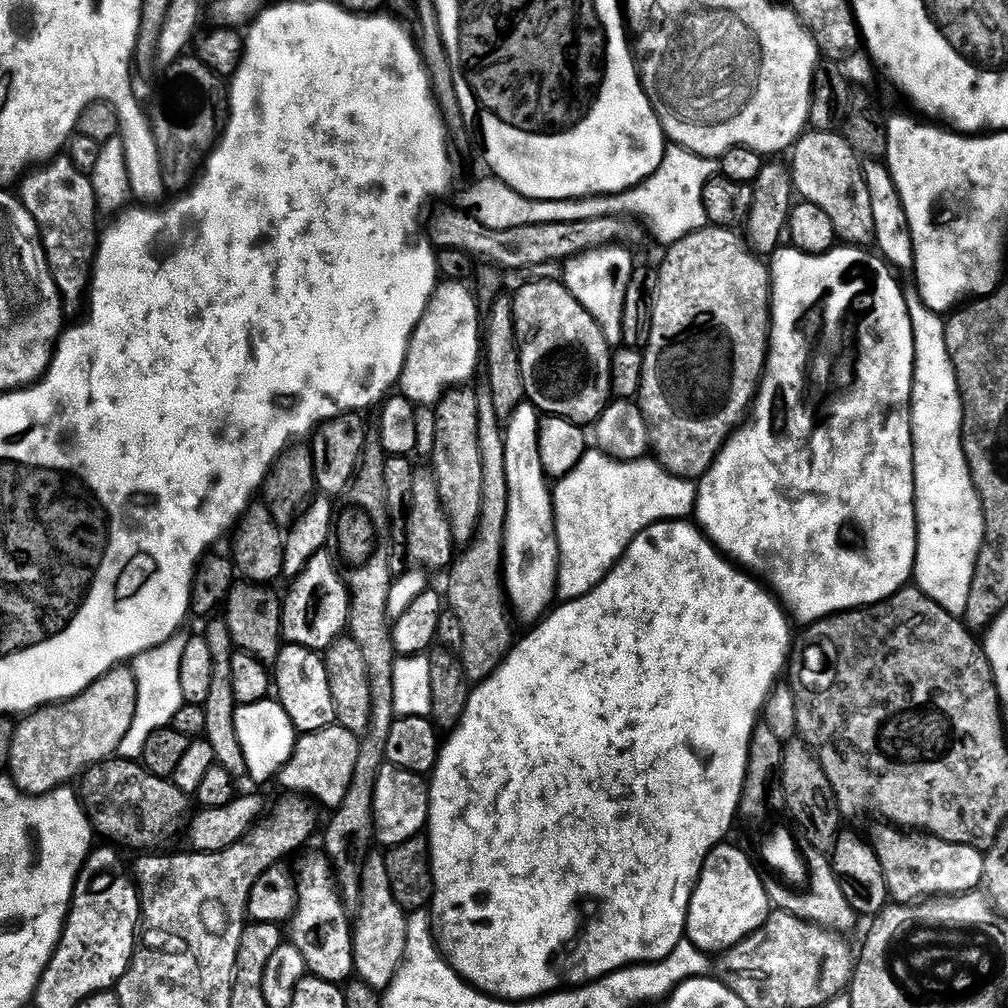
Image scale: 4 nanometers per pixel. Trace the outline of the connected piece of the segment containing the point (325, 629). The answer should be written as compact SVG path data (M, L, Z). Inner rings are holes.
M327 549L317 551L295 578L292 599L286 600L281 613L281 637L289 644L298 644L312 651L327 651L337 641L345 626L351 621L351 591L338 576L333 555Z

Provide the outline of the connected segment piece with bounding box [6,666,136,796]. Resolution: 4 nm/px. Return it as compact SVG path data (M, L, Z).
M117 666L108 672L102 678L98 678L95 682L89 686L82 694L78 694L73 700L65 700L58 704L49 704L43 708L36 709L35 712L25 715L21 724L15 725L12 733L12 749L8 752L8 762L6 765L7 771L10 770L10 779L21 792L28 793L29 796L45 796L46 793L54 791L56 788L63 788L72 779L79 777L85 770L91 768L93 765L100 765L105 760L115 757L117 755L118 748L122 742L128 728L131 726L131 720L134 718L136 702L136 680L133 676L133 669L128 666Z

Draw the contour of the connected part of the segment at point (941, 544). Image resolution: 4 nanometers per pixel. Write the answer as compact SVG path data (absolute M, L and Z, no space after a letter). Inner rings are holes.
M929 308L911 309L912 329L916 335L916 369L912 379L912 461L916 483L916 571L915 587L919 588L942 610L963 617L968 595L976 577L976 563L984 545L984 507L964 453L964 403L948 347L944 341L945 321Z

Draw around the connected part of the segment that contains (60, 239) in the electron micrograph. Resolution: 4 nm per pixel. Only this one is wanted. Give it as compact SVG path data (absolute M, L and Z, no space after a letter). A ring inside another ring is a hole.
M53 159L47 166L33 171L19 188L21 187L20 200L24 203L25 210L40 227L40 240L44 243L42 256L47 267L56 264L56 260L60 260L60 264L76 264L76 272L50 272L50 282L56 287L53 288L55 295L60 297L65 313L72 314L79 308L81 311L85 307L86 297L90 291L92 261L98 247L98 231L96 232L98 192L87 175L84 177L70 161L64 159ZM68 292L76 292L76 296L68 300Z

